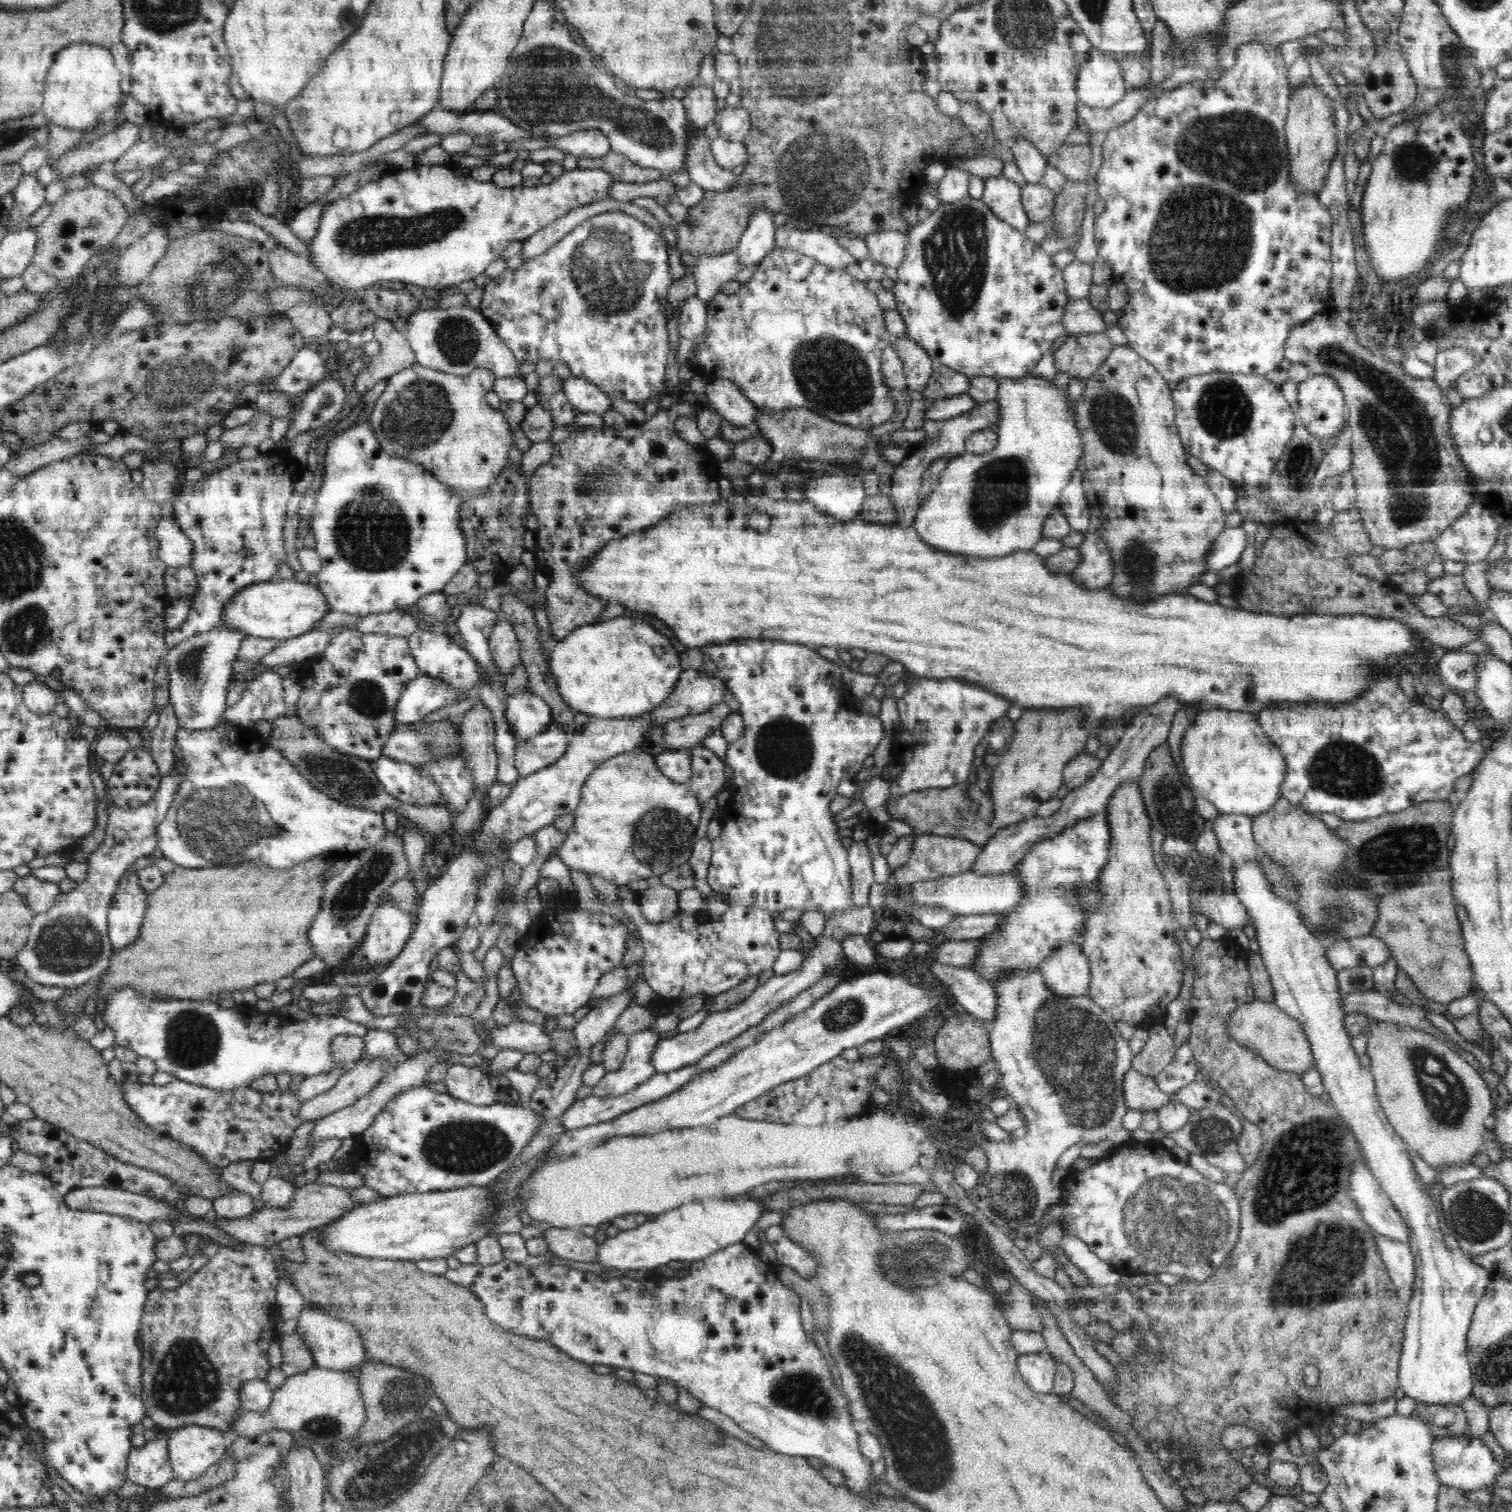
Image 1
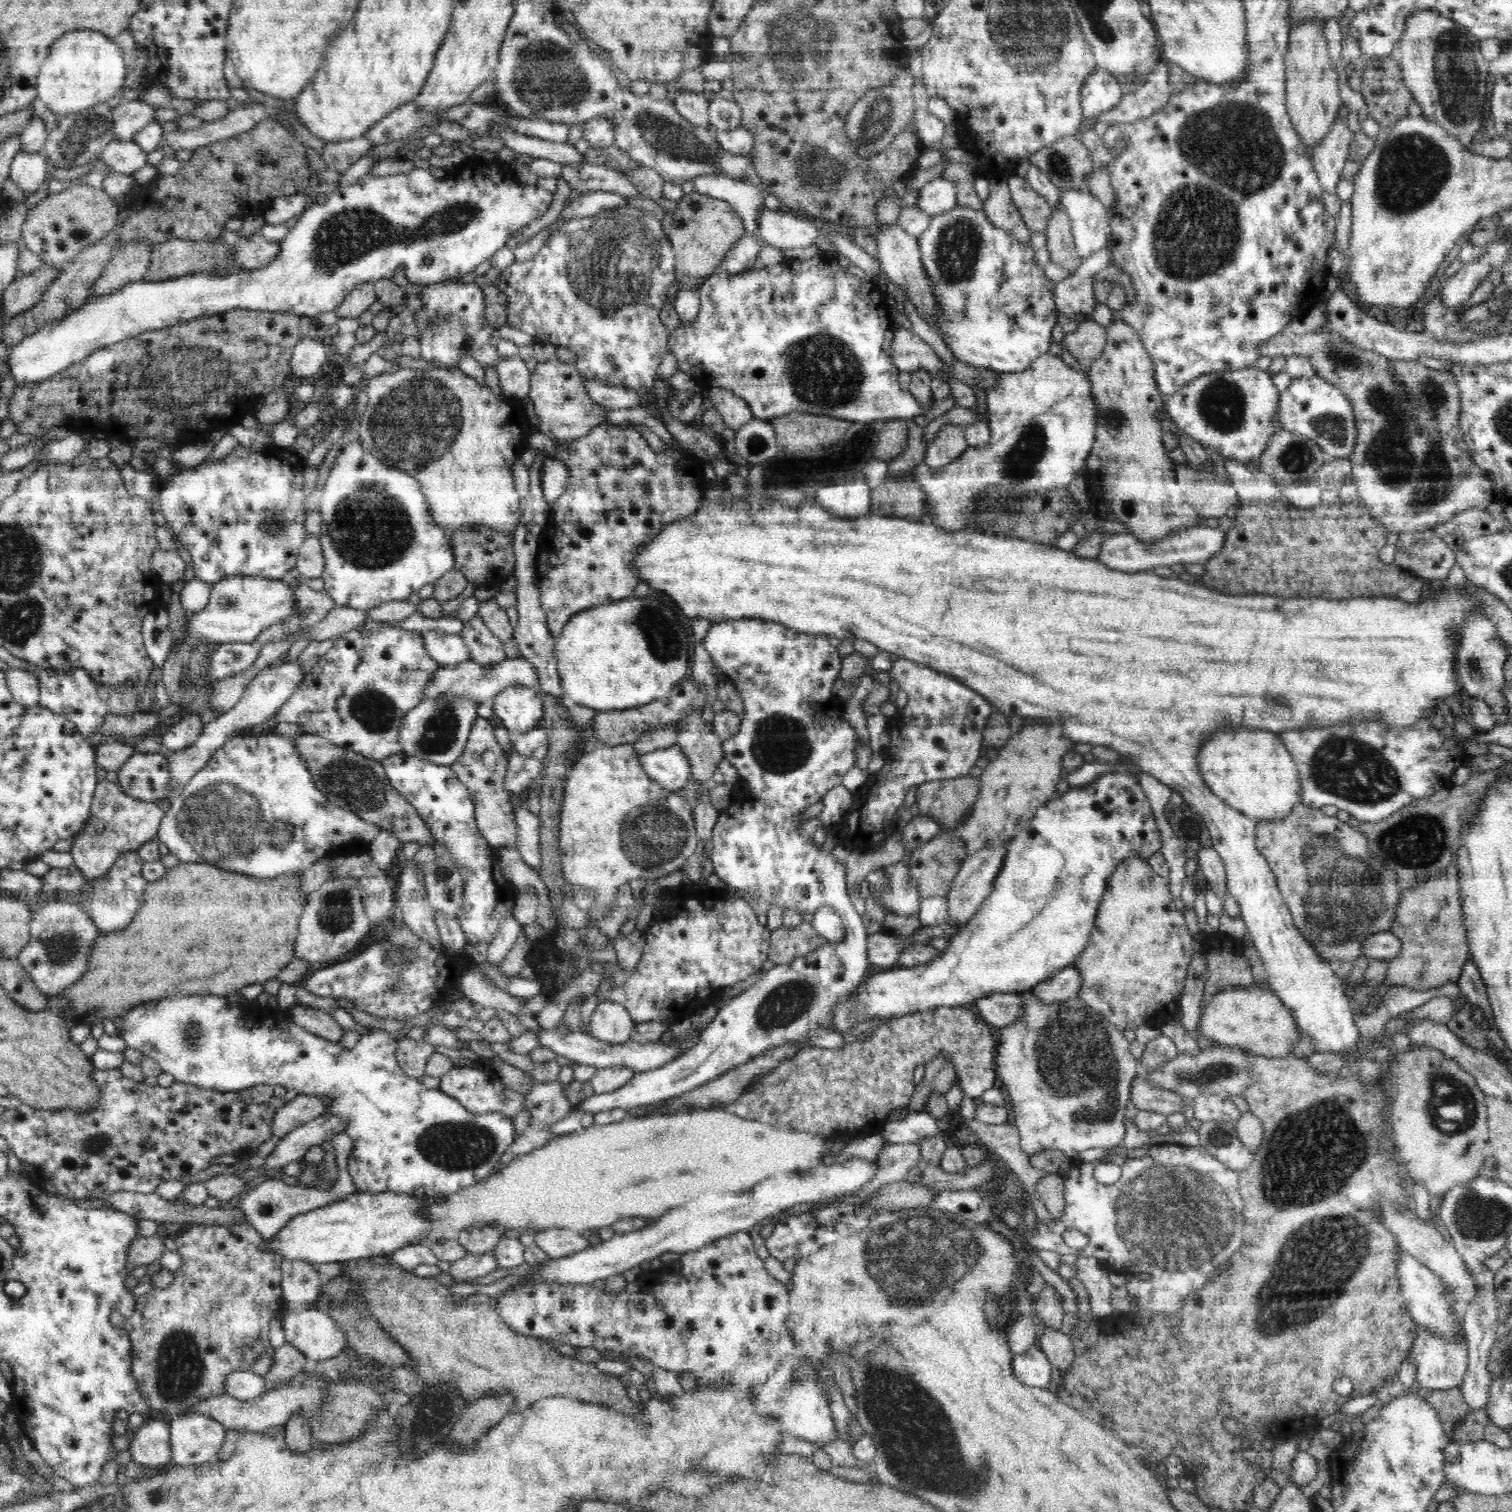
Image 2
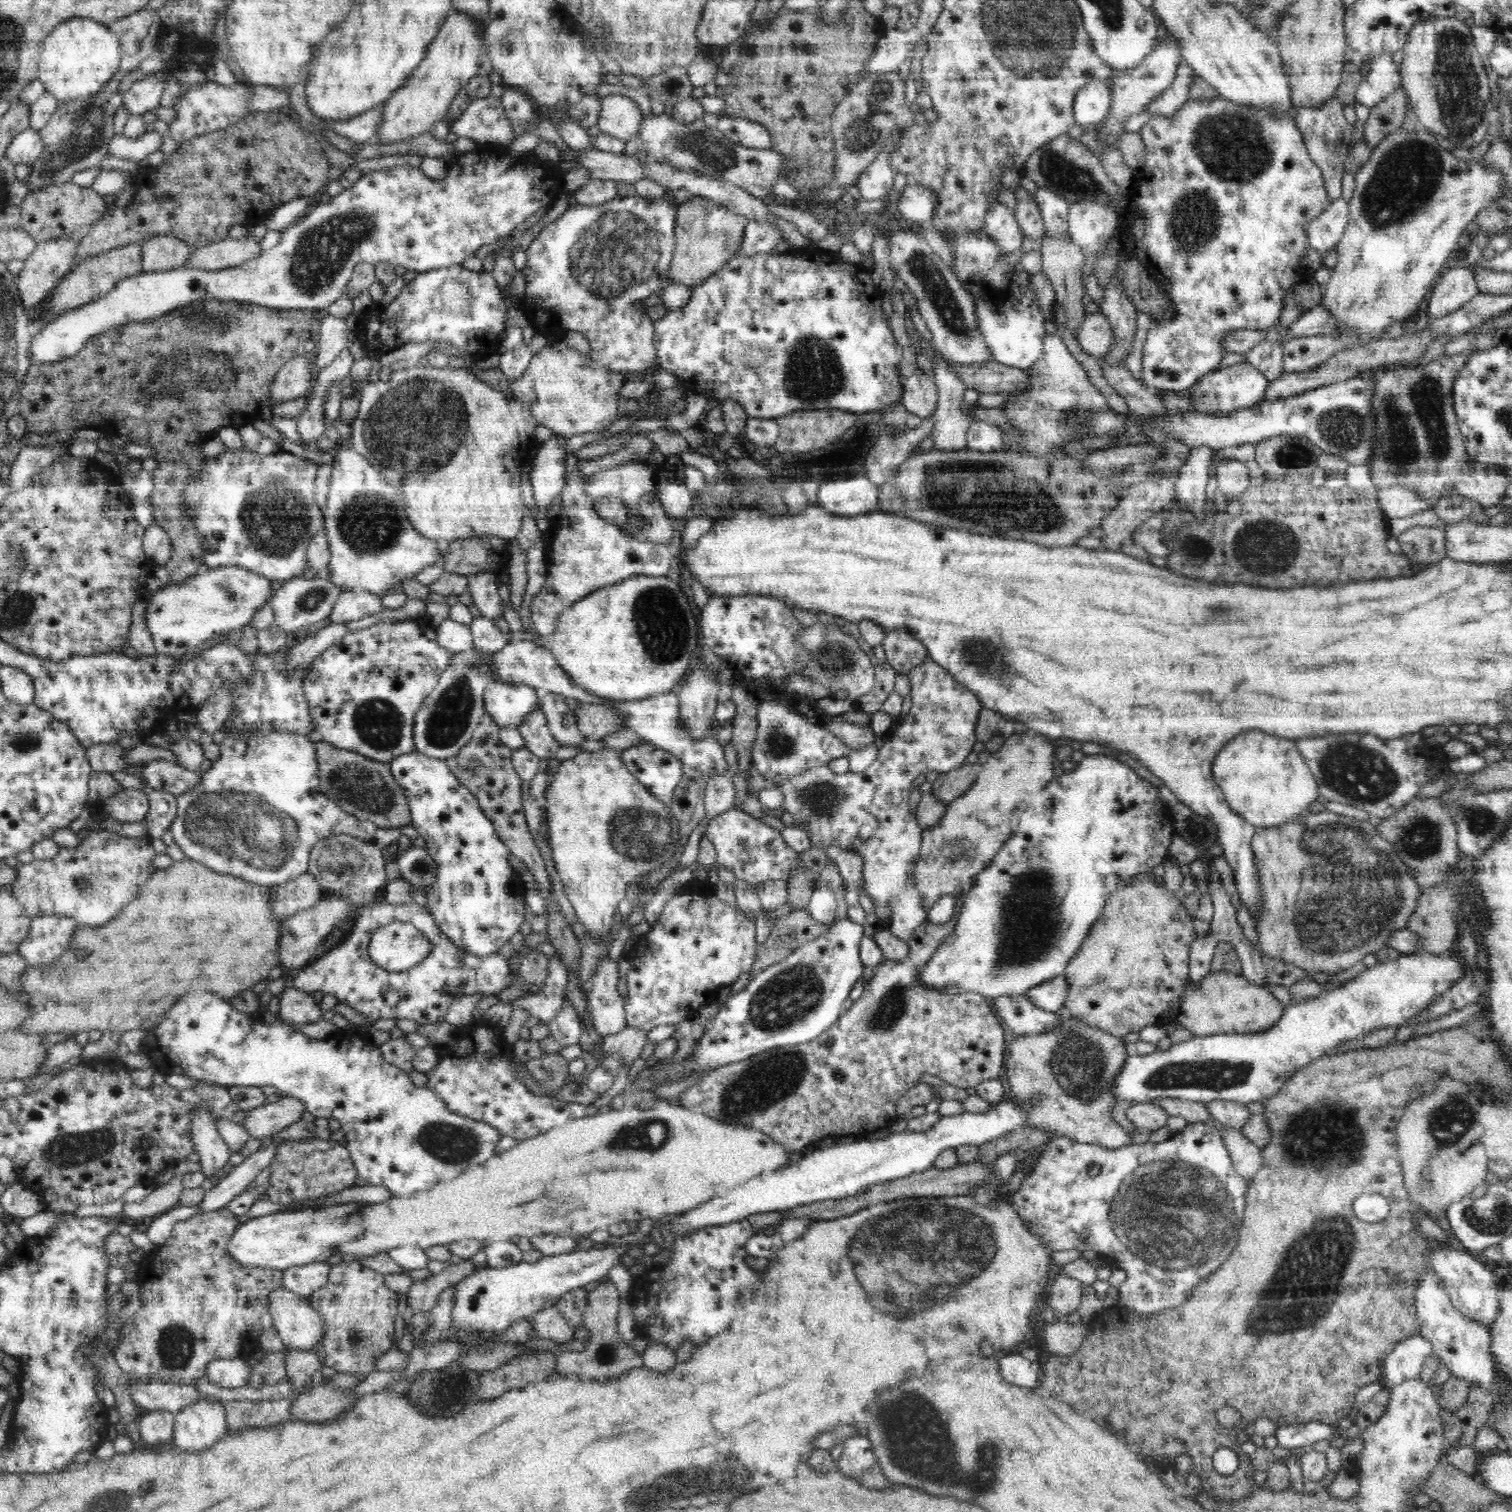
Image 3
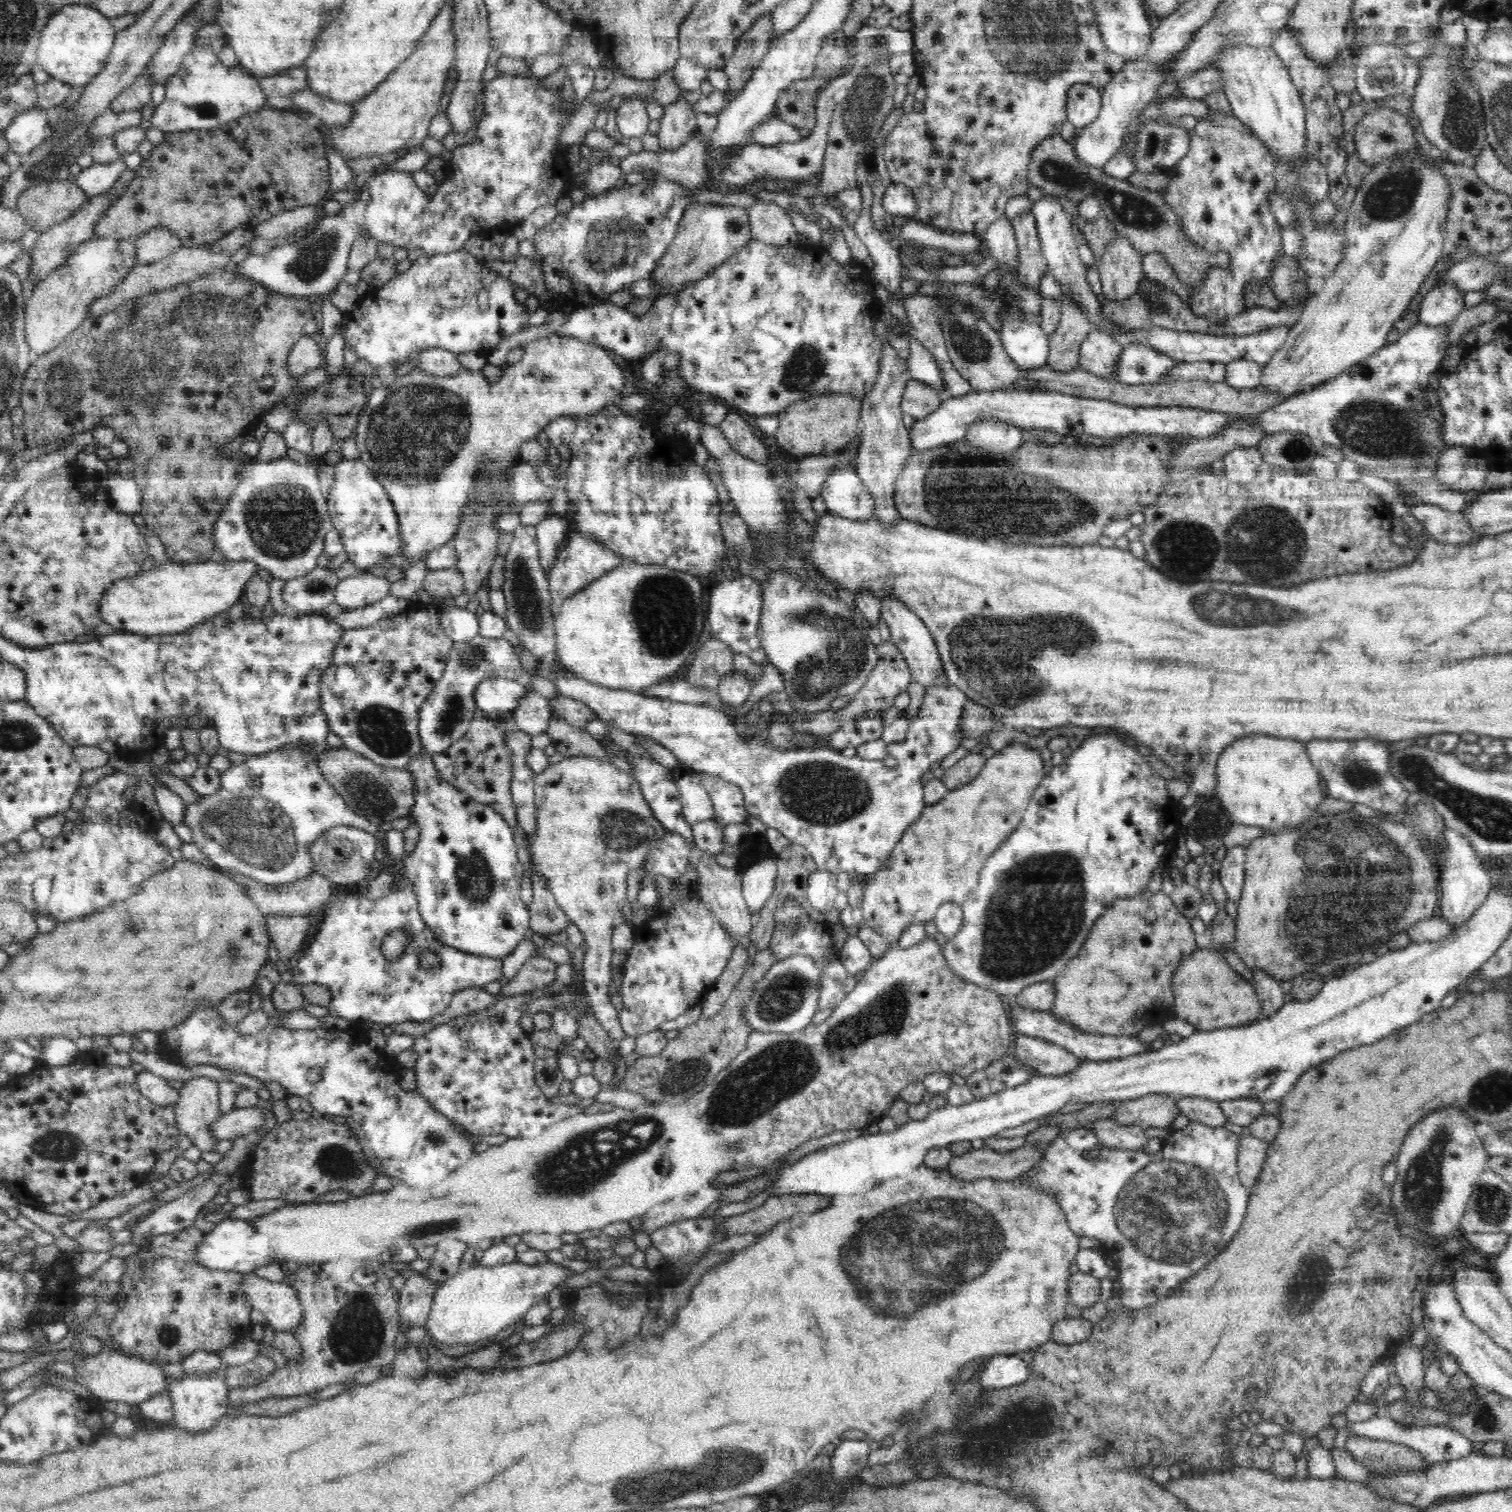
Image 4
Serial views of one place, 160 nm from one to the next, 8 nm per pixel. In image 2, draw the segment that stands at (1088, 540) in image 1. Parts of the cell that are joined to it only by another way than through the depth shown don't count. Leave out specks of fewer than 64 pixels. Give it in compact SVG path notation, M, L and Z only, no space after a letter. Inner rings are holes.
M1208 525L1171 530L1157 541L1142 541L1130 533L1113 533L1102 540L1102 550L1096 559L1121 572L1152 572L1156 566L1170 567L1172 564L1204 564L1221 549L1224 539L1225 532Z

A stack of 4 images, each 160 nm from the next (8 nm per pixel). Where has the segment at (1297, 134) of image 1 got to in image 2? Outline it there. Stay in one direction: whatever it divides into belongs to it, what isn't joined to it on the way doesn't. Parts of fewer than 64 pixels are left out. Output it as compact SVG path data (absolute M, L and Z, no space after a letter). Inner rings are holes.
M1314 20L1300 26L1292 26L1288 50L1284 57L1288 116L1308 151L1313 144L1327 135L1338 116L1338 109L1343 105L1338 88L1338 72L1335 64L1330 61L1324 25L1323 20Z

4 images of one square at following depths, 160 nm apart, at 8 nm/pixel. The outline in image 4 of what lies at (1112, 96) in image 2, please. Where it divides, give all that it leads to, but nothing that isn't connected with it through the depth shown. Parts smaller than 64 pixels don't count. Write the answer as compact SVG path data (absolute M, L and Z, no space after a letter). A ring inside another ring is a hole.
M1075 85L1069 91L1065 113L1068 122L1078 131L1088 126L1100 114L1102 94L1098 89L1091 85Z

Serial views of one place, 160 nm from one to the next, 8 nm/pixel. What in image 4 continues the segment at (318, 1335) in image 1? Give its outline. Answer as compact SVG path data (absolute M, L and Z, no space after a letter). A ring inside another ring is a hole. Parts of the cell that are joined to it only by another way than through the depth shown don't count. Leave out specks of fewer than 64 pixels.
M245 1273L239 1282L245 1299L266 1316L275 1331L294 1332L303 1319L303 1310L296 1290L286 1282L272 1282L252 1273Z

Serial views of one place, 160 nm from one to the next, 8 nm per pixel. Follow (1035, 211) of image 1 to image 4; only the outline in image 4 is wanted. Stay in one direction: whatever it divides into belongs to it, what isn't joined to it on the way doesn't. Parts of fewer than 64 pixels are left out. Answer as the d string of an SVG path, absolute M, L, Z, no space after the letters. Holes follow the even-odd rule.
M1024 210L1011 219L1011 223L1016 232L1016 243L1019 250L1016 281L1040 293L1040 278L1048 270L1046 259L1042 254L1035 216L1030 210Z

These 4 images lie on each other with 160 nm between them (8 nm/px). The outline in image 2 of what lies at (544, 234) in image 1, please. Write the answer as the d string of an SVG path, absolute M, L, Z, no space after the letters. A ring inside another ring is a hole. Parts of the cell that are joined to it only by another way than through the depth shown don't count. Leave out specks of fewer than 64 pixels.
M587 191L579 197L576 197L572 202L562 210L560 216L563 220L569 221L572 219L592 216L600 209L614 208L627 203L626 197L614 191Z

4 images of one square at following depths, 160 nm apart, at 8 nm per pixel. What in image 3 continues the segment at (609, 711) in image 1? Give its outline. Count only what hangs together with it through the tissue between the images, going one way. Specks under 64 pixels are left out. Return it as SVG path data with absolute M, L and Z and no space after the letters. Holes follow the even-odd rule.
M635 576L603 586L563 610L552 636L551 651L570 679L588 693L612 701L635 701L656 693L676 691L680 678L687 676L699 637L699 620L677 577Z

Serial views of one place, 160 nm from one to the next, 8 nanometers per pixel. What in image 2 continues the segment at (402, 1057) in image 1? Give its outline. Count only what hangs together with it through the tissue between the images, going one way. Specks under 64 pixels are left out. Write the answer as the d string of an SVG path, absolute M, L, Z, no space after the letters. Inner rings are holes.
M180 996L172 1000L162 1000L162 1002L146 1002L136 1006L124 1020L119 1022L119 1034L126 1046L142 1052L145 1057L158 1063L164 1073L174 1076L176 1081L193 1084L205 1089L214 1089L215 1091L240 1091L251 1088L254 1085L269 1084L270 1086L282 1086L287 1090L295 1090L297 1094L311 1094L312 1096L321 1096L329 1100L329 1107L325 1114L331 1114L338 1118L343 1118L347 1122L345 1132L353 1140L351 1154L347 1158L347 1169L354 1181L354 1186L360 1192L371 1194L380 1193L399 1193L411 1195L412 1197L421 1197L422 1199L443 1199L450 1194L456 1194L461 1188L470 1186L480 1179L486 1178L495 1170L496 1164L503 1155L503 1152L513 1143L516 1138L513 1131L512 1117L505 1116L502 1112L484 1112L474 1114L466 1110L455 1098L444 1094L440 1089L428 1089L419 1079L409 1077L398 1067L396 1061L396 1050L398 1038L395 1034L386 1032L382 1029L372 1029L370 1033L361 1035L357 1045L352 1050L342 1047L338 1043L328 1041L318 1035L308 1032L305 1028L298 1026L296 1022L288 1019L286 1022L276 1020L276 1018L262 1018L256 1020L248 1016L242 1008L236 1008L236 1004L230 1004L226 998L220 996Z

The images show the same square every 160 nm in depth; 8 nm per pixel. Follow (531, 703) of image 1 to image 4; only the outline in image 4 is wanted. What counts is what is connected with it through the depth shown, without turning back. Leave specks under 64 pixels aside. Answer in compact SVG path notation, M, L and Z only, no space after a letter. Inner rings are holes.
M506 678L484 679L473 692L477 707L492 720L509 719L518 701L526 694L528 684Z

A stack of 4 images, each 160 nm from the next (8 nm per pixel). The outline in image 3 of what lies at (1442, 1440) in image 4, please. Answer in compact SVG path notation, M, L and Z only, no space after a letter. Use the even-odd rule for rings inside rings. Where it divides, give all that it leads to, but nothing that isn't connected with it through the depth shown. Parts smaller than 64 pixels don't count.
M1316 1421L1294 1426L1284 1426L1284 1428L1277 1428L1274 1437L1278 1440L1278 1445L1284 1448L1307 1448L1321 1440L1331 1441L1334 1436L1344 1434L1340 1430L1339 1432L1334 1432L1331 1427Z

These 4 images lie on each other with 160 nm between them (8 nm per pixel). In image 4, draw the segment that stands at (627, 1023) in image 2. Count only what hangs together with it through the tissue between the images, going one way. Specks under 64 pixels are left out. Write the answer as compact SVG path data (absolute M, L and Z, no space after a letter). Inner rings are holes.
M591 756L562 757L557 763L548 765L546 770L535 774L534 790L536 828L531 835L527 835L531 867L538 876L545 878L547 889L558 906L584 935L586 951L581 974L587 1000L602 1028L618 1043L627 1034L621 1027L619 1013L610 1001L610 986L613 985L612 936L622 919L622 904L627 900L626 876L630 870L642 868L648 852L659 845L667 830L654 816L634 776L620 771L607 760Z

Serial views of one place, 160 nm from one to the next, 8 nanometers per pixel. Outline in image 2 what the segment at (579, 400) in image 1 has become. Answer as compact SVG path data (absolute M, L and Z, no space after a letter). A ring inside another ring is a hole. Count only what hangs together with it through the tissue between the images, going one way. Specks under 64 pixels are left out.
M585 379L586 391L598 406L608 410L617 408L636 408L645 401L638 391L605 385L603 382Z

